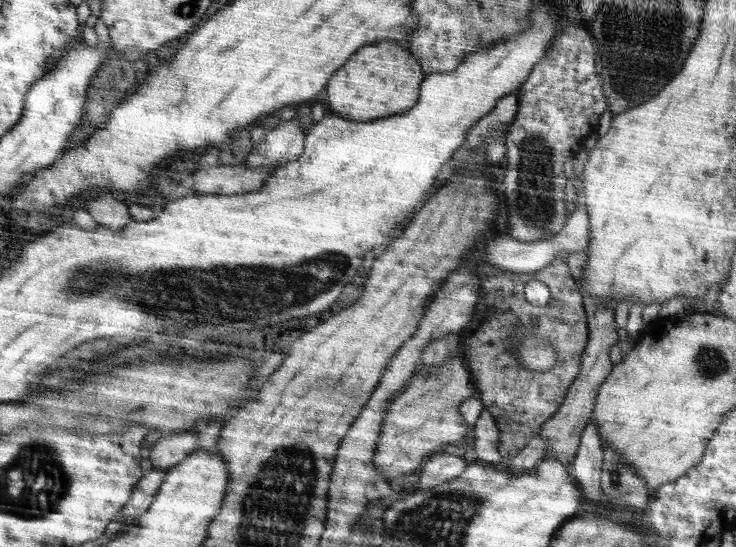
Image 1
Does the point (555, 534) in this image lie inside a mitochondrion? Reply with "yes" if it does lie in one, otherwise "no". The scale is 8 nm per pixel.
no

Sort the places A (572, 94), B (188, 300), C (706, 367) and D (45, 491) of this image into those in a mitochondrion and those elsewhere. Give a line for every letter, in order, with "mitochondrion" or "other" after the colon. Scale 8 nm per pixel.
A: other
B: mitochondrion
C: mitochondrion
D: mitochondrion

